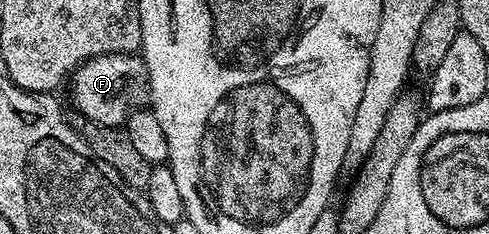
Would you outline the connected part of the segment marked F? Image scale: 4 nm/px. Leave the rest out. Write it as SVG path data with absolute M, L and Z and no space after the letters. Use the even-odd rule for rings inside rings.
M112 52L111 54L103 54L96 56L90 60L86 60L84 64L79 65L73 71L71 79L68 81L69 96L73 99L73 104L78 113L86 116L91 122L99 122L103 126L111 126L112 128L121 128L129 119L130 112L141 110L150 103L149 94L149 71L145 65L145 61L140 55L130 54L127 52Z

